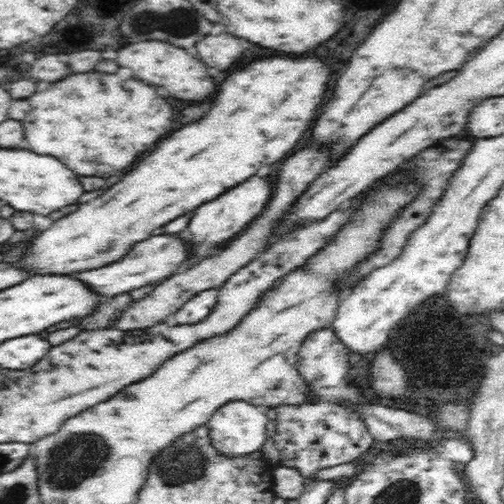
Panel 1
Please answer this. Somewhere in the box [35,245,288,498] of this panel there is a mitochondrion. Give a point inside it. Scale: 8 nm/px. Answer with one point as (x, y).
(82, 455)

